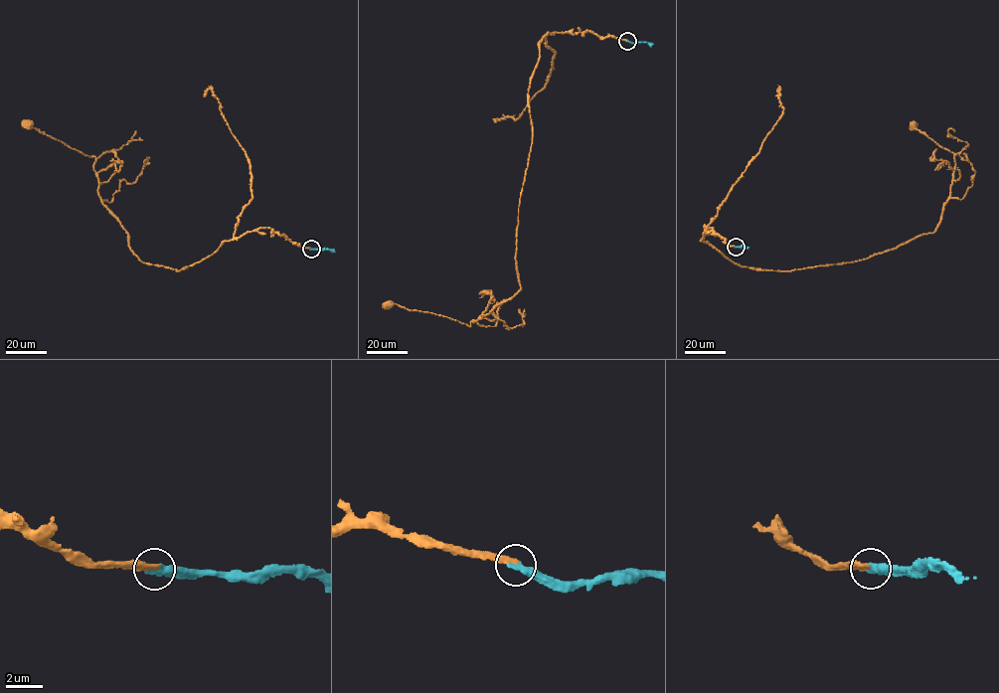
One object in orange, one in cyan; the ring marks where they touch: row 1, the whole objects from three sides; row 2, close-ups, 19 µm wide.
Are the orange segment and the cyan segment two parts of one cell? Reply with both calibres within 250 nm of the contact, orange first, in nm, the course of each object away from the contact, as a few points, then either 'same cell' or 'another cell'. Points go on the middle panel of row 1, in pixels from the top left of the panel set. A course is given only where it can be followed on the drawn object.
320 nm thick on the orange side, 440 nm on the other; orange runs (627, 41), (586, 31), (547, 33), (539, 44), (517, 230), (520, 290), (470, 326), (388, 304); cyan runs (627, 41), (653, 44); same cell

